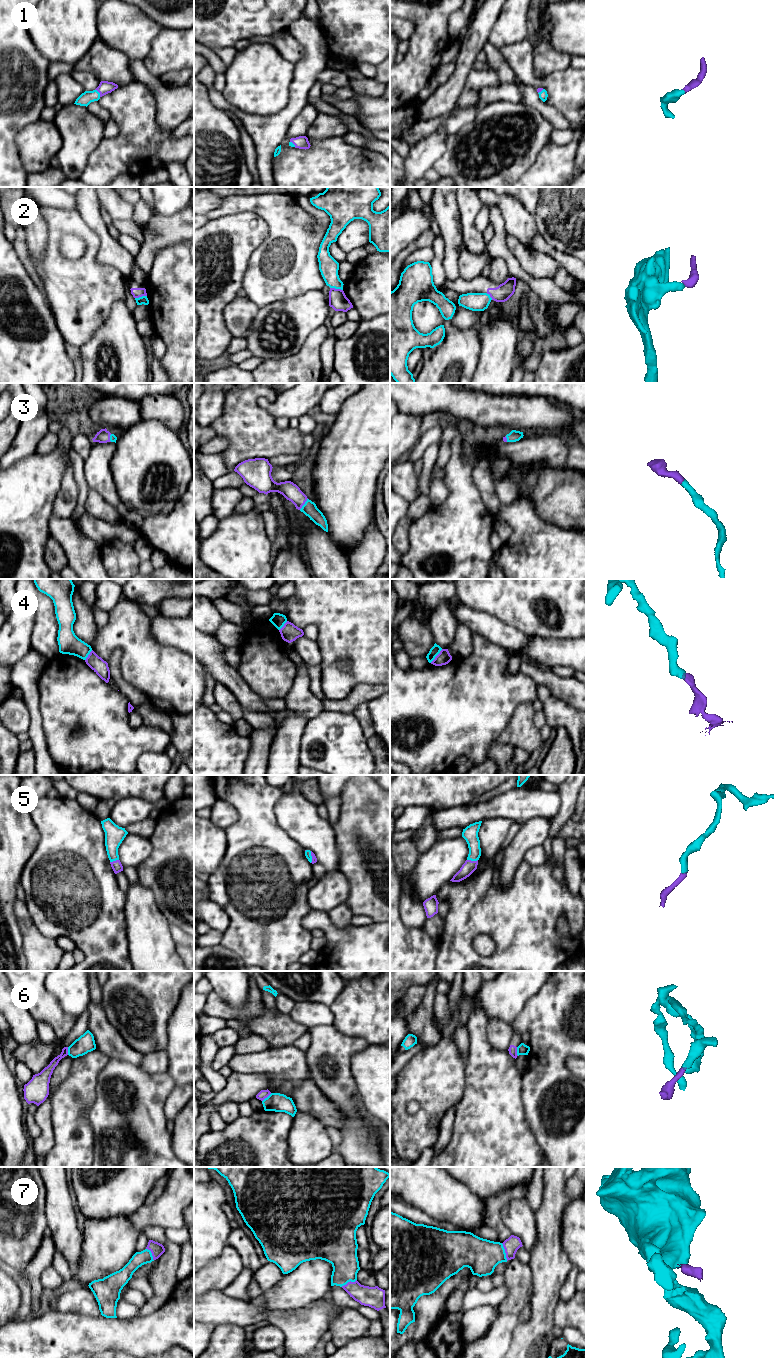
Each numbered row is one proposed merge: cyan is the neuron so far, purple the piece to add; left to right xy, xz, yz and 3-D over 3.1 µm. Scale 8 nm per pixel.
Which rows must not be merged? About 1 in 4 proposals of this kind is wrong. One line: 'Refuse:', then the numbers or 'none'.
Refuse: 2, 4, 6

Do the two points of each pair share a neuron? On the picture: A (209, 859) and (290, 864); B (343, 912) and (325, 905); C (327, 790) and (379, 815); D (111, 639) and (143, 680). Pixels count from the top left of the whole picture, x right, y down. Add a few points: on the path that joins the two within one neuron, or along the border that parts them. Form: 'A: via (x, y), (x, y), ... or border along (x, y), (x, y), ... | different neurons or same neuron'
A: border along (227, 837), (226, 853), (221, 863), (209, 875) | different neurons
B: border along (344, 902), (327, 912) | different neurons
C: border along (345, 785), (340, 797) | different neurons
D: via (123, 644), (143, 664), (143, 668) | same neuron

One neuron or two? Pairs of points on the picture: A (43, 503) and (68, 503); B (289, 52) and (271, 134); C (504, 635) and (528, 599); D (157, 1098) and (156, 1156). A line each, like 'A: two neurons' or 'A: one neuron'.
A: two neurons
B: two neurons
C: two neurons
D: one neuron

